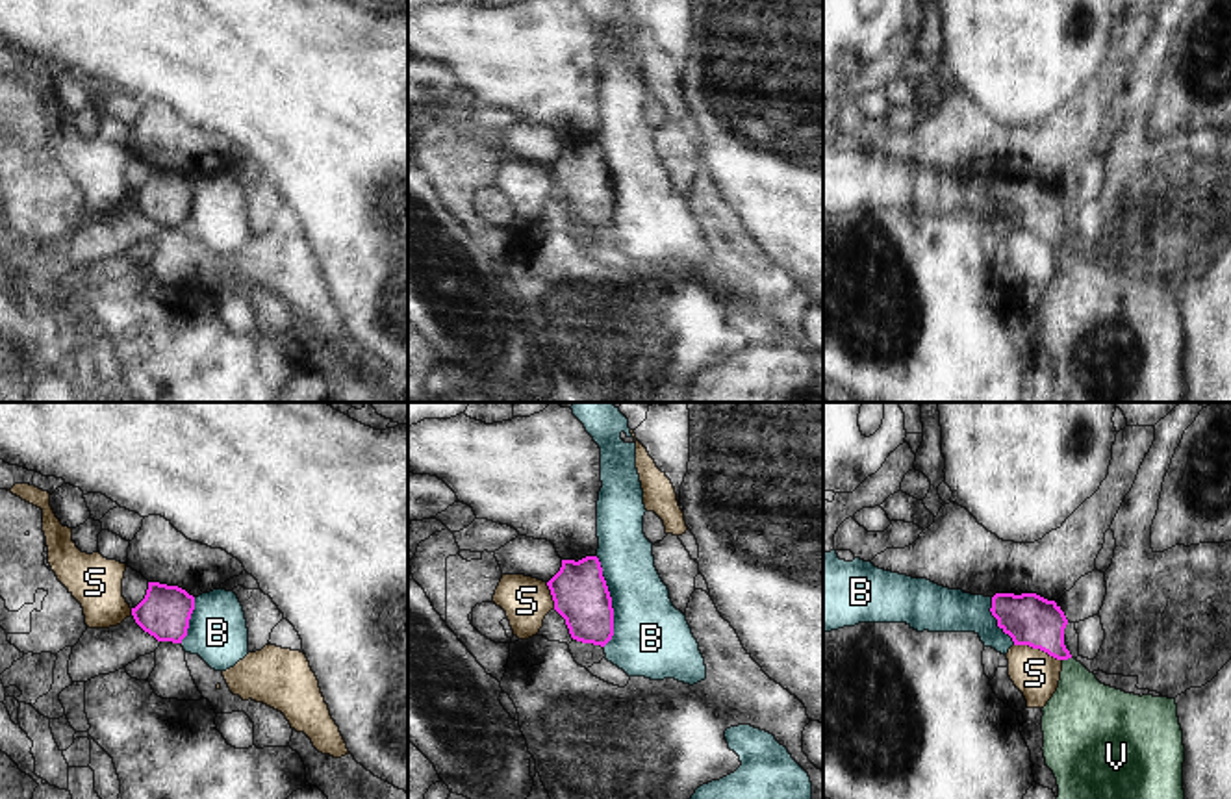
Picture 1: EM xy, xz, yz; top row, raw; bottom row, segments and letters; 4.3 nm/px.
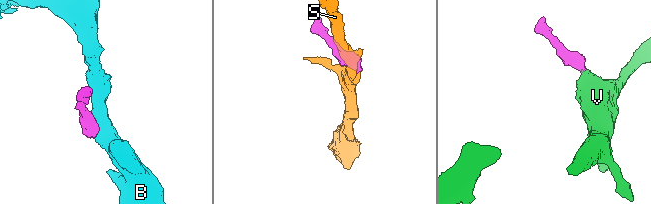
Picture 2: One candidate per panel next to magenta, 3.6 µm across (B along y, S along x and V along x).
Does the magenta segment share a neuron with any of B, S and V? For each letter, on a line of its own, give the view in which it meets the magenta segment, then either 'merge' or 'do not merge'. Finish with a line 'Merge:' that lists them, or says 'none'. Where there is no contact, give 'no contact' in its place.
B: meets magenta in xz; do not merge
S: meets magenta in yz; do not merge
V: meets magenta in yz; merge
Merge: V

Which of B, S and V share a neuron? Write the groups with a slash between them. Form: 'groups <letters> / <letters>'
groups B / S / V

